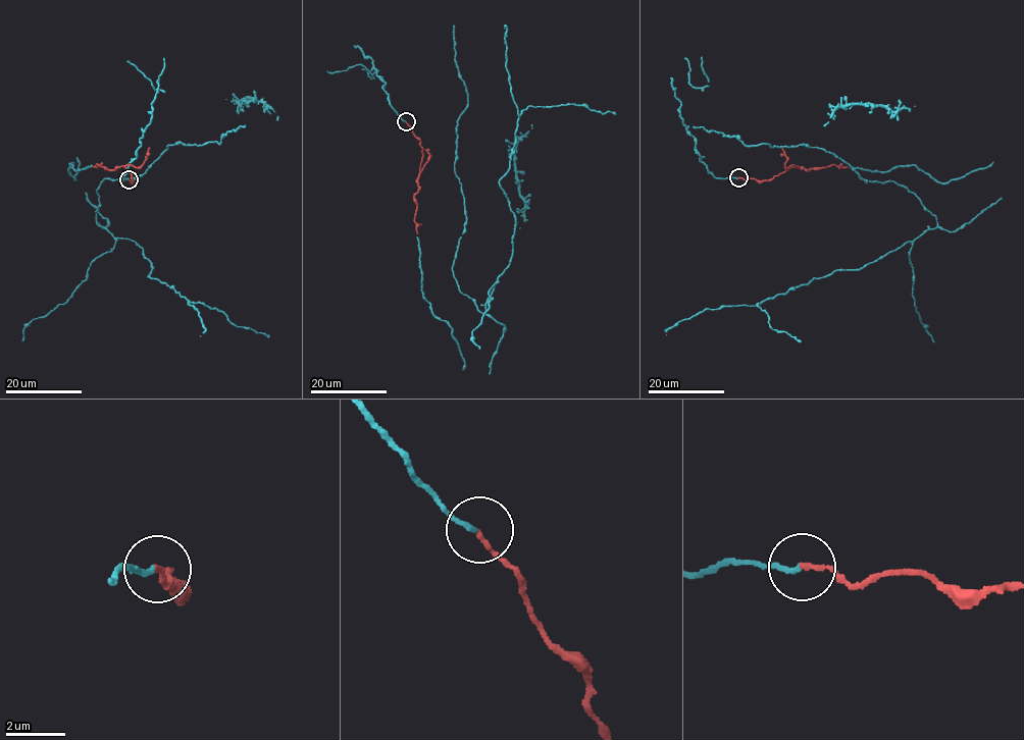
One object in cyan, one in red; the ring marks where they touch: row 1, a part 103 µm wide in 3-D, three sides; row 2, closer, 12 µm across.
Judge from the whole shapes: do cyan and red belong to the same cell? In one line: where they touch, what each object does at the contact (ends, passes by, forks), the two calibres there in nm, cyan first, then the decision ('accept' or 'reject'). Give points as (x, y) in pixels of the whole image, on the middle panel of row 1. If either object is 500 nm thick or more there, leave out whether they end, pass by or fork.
place (406, 121); cyan ends; red ends; calibres 160 and 150 nm; accept

